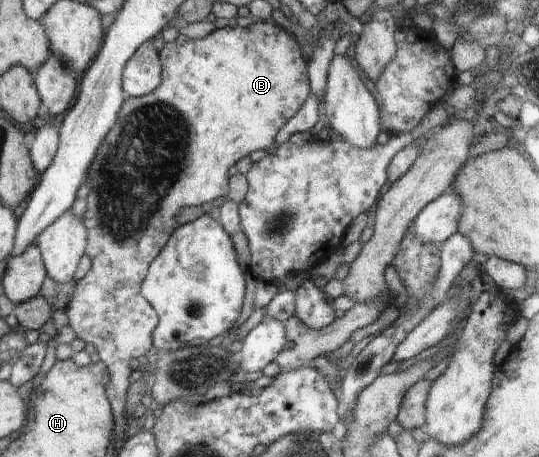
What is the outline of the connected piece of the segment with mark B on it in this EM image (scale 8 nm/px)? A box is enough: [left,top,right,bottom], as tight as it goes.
[65,20,309,441]

